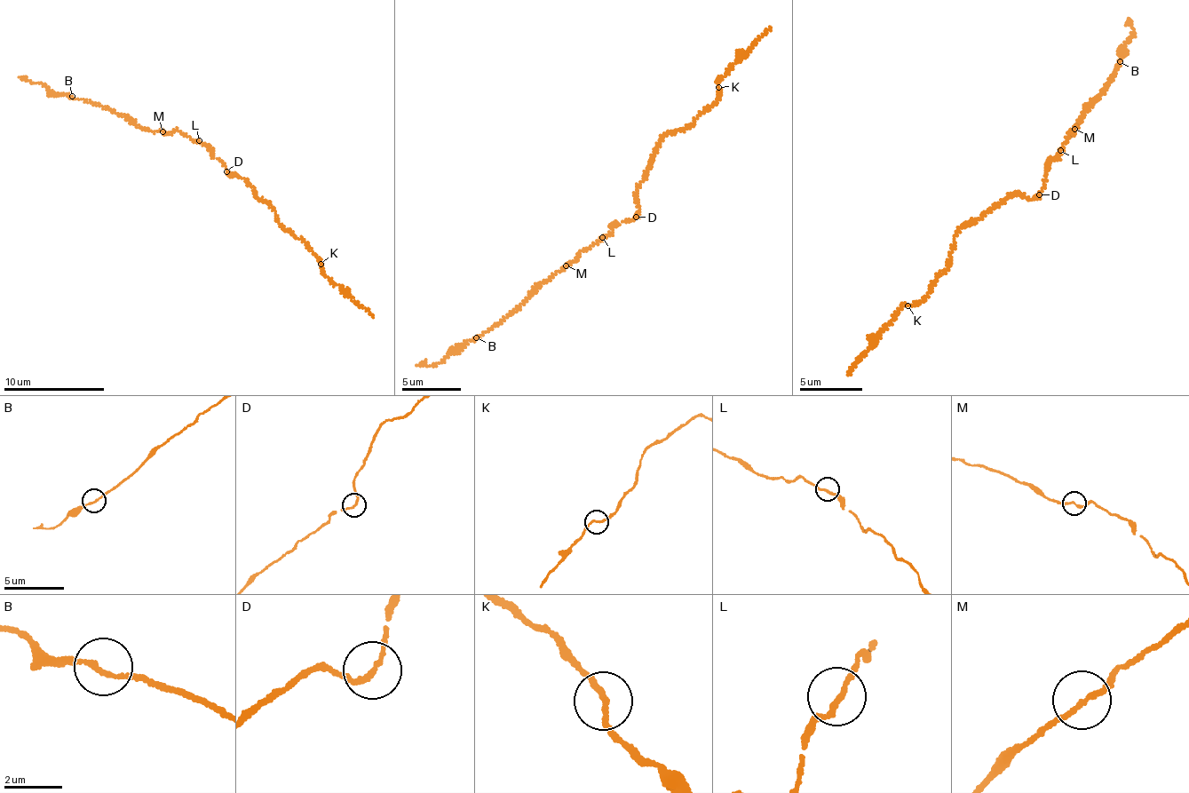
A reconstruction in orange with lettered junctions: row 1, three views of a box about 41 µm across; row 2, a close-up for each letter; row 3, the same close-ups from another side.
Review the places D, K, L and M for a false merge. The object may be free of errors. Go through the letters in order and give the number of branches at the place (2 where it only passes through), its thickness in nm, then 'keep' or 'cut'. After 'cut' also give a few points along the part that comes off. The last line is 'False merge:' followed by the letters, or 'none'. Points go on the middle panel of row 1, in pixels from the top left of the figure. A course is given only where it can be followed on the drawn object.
D: 2 branches meet; 160 nm thick; keep
K: 2 branches meet; 170 nm thick; keep
L: 2 branches meet; 170 nm thick; keep
M: 2 branches meet; 170 nm thick; keep
False merge: none

